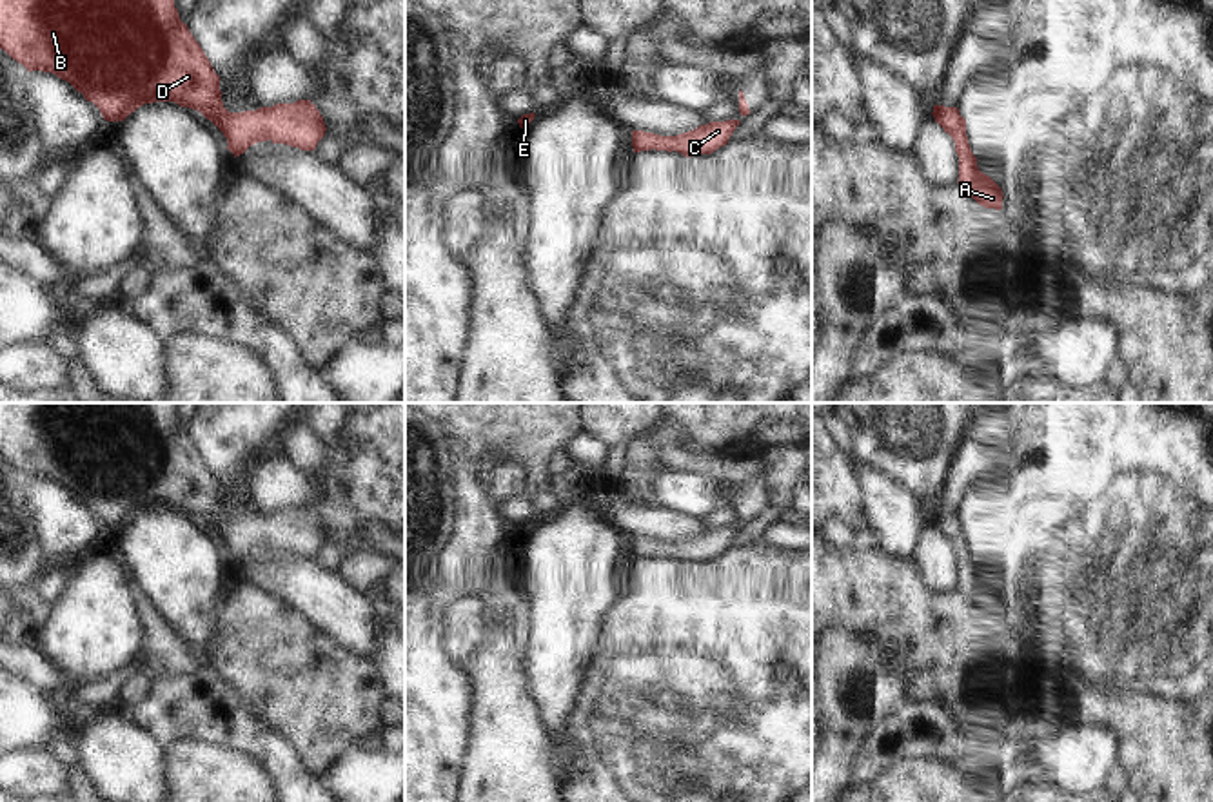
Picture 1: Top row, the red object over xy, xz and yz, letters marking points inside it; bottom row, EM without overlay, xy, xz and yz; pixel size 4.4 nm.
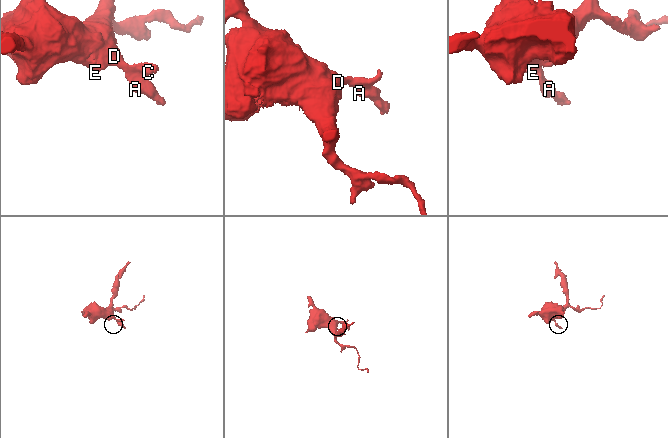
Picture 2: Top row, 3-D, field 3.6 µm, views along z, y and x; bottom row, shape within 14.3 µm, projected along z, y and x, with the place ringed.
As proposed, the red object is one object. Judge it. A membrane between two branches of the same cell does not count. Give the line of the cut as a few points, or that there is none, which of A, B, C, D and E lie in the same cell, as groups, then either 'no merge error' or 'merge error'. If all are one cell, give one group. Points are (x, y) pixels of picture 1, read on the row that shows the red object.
no cut | A B C D E | no merge error

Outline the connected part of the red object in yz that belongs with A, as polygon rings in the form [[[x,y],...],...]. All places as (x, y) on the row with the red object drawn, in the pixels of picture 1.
[[[933,105],[935,122],[948,132],[955,142],[955,152],[959,156],[959,187],[986,209],[1002,209],[1001,187],[977,167],[968,136],[966,120],[959,114],[957,107]]]

